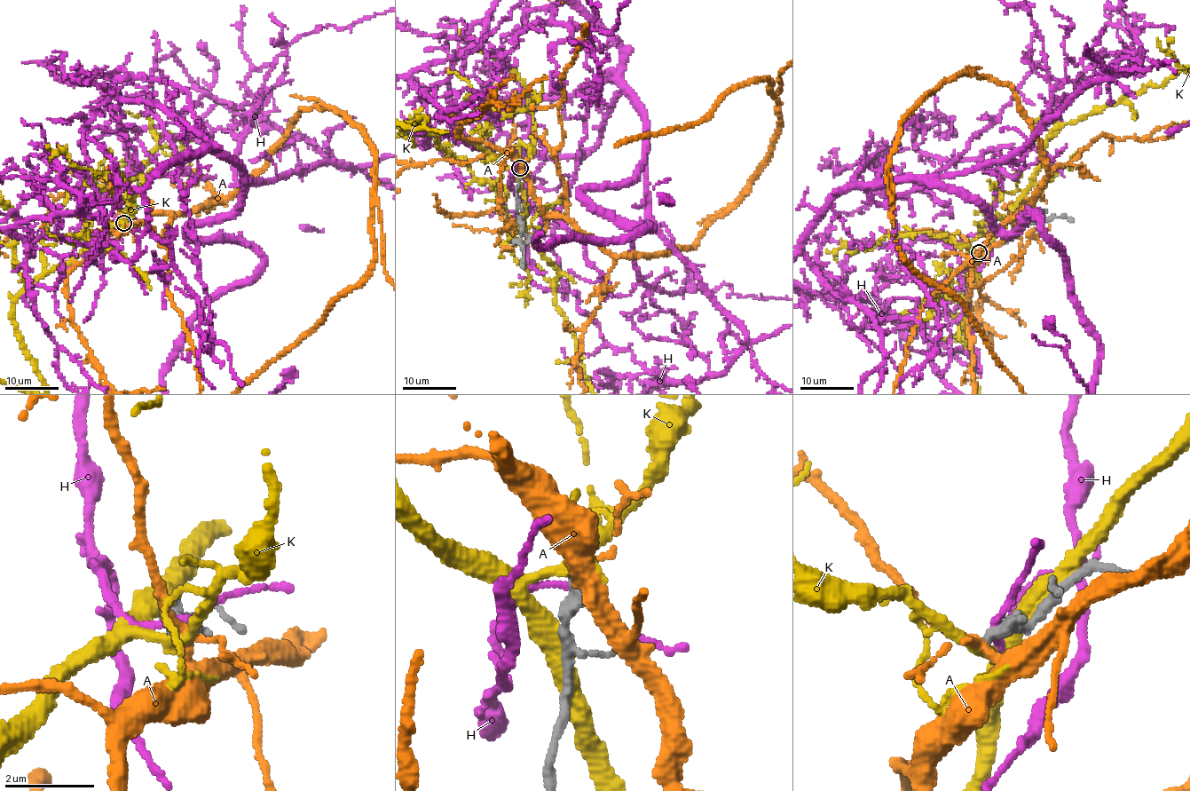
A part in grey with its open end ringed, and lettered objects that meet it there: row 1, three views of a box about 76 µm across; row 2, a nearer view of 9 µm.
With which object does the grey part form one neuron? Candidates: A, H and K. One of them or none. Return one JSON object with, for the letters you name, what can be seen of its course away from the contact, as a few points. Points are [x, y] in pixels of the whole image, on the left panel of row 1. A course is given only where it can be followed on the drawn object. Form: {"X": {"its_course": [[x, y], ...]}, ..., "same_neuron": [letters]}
{"same_neuron": []}

